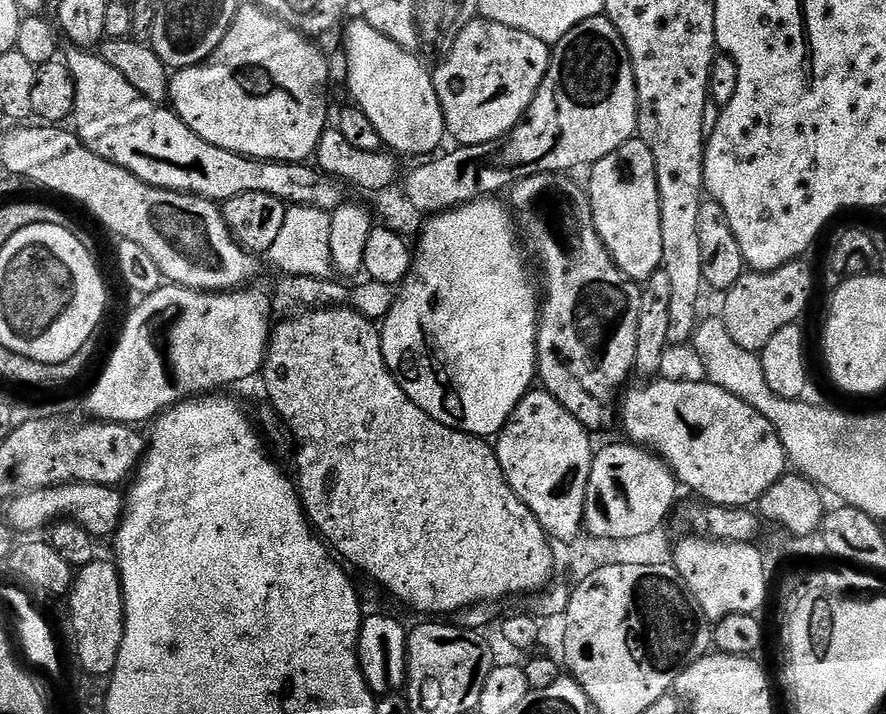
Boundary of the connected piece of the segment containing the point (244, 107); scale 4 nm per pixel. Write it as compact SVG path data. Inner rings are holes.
M255 3L247 4L236 9L226 38L222 38L218 50L214 50L214 54L208 60L203 60L198 66L181 68L171 77L168 86L170 104L176 115L182 118L182 122L186 122L186 126L190 126L190 130L194 130L194 134L198 134L203 140L222 150L230 150L234 154L249 156L255 160L277 160L287 164L299 164L315 157L318 142L330 124L328 121L328 60L312 45L315 43L303 32L297 32L296 29L279 20L271 12L265 12Z

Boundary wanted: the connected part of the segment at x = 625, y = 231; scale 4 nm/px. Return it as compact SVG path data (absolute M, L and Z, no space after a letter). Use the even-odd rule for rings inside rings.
M627 140L614 154L606 154L587 173L586 191L594 226L613 262L629 280L643 282L662 268L662 214L654 154L643 140Z

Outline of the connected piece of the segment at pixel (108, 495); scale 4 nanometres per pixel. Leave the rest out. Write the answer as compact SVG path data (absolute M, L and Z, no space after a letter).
M57 484L54 488L39 488L15 497L7 505L6 519L17 533L36 534L39 528L47 529L53 522L65 520L80 524L93 538L111 537L120 527L126 503L125 497L116 492L119 491L107 484Z

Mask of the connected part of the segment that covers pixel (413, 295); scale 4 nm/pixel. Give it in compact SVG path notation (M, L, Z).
M481 198L479 200L472 201L470 204L462 204L458 208L449 208L447 212L435 213L435 215L429 219L432 221L430 221L429 224L421 230L420 241L418 241L417 244L414 244L412 268L408 271L408 276L405 278L403 284L399 285L398 291L396 292L396 301L392 304L392 308L388 312L387 316L384 317L382 327L380 328L380 341L382 342L382 354L384 355L384 361L386 362L388 369L392 372L392 377L402 386L402 390L405 394L409 396L413 402L419 406L419 408L426 410L426 414L430 414L430 418L432 420L442 422L442 426L450 426L451 428L457 428L459 432L465 432L471 436L482 436L485 438L495 438L499 436L500 431L502 431L506 426L506 422L510 418L510 414L514 414L514 410L518 406L518 402L522 402L522 398L527 392L533 391L534 381L538 376L538 369L536 367L536 329L540 322L540 309L542 307L542 296L538 291L538 284L535 284L535 282L532 281L532 272L528 269L527 262L524 261L525 249L523 247L520 249L519 246L516 245L516 232L518 236L518 228L514 223L513 213L509 211L505 205L504 209L503 206L496 200L499 199Z

